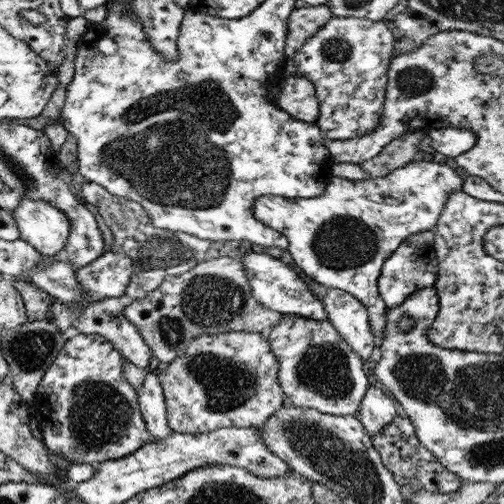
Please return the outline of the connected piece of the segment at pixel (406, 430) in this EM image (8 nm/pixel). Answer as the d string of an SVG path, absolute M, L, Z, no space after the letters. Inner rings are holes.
M398 414L376 436L372 436L374 448L380 453L382 464L394 475L395 481L401 486L407 486L415 478L427 491L453 493L458 490L463 480L455 473L446 470L438 459L418 441L411 420L404 414Z

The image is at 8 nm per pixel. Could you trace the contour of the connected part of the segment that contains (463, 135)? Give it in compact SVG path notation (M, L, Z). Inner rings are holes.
M441 128L427 135L440 154L452 158L467 154L478 142L478 136L467 128Z

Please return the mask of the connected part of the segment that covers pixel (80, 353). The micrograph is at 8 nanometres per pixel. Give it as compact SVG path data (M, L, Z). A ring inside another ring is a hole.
M76 334L72 338L68 338L65 342L63 351L60 351L60 356L54 360L49 370L46 370L46 374L42 377L40 384L37 388L37 394L33 398L35 408L32 411L38 428L42 434L42 442L49 448L50 451L57 451L64 458L64 463L72 463L73 460L80 464L91 464L96 466L104 461L123 459L125 456L131 455L134 451L137 451L144 444L152 442L152 437L148 435L148 429L146 429L145 420L142 418L141 408L137 399L137 390L127 381L127 377L124 375L122 369L124 369L124 360L122 353L114 346L110 341L106 340L104 336L100 334Z

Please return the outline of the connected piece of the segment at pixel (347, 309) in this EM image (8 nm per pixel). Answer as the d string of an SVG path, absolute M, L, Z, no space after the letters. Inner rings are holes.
M328 288L321 302L327 313L327 321L363 362L367 362L372 357L372 351L376 350L377 340L370 333L366 307L358 301L358 298L340 289Z

